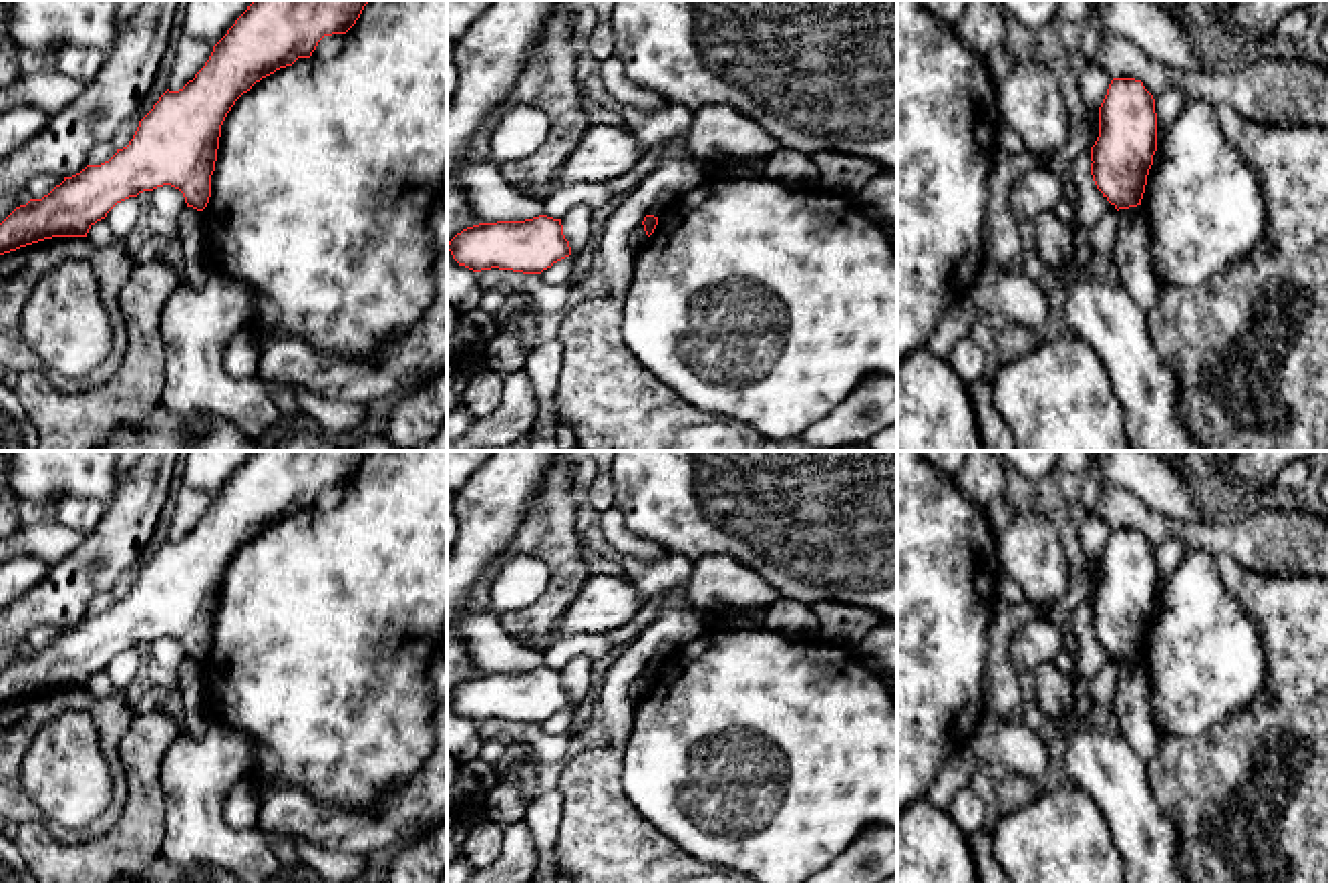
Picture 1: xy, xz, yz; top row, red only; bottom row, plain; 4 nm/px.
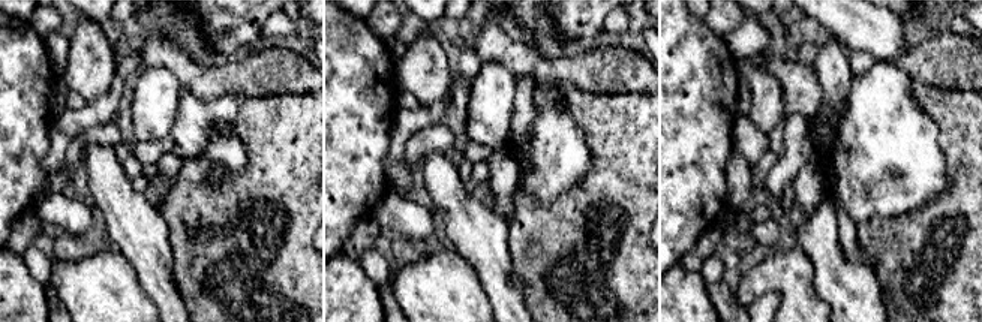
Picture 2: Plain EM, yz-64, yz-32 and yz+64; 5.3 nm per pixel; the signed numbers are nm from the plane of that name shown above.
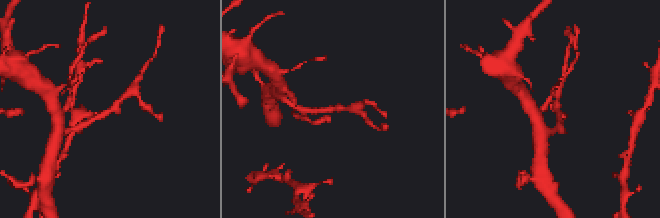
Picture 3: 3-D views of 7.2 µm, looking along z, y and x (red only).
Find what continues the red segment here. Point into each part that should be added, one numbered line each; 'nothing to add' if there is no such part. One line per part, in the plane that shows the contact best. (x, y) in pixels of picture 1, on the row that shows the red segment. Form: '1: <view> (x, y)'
nothing to add

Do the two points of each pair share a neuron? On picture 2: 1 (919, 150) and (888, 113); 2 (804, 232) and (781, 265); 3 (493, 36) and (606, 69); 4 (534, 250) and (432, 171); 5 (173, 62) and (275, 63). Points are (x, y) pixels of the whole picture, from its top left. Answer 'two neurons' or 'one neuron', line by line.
1: one neuron
2: two neurons
3: one neuron
4: two neurons
5: one neuron

